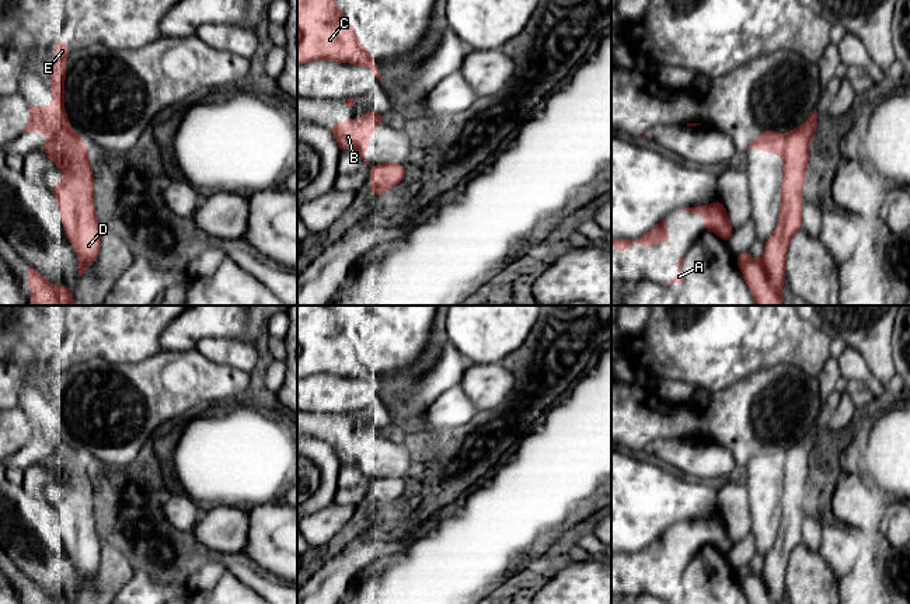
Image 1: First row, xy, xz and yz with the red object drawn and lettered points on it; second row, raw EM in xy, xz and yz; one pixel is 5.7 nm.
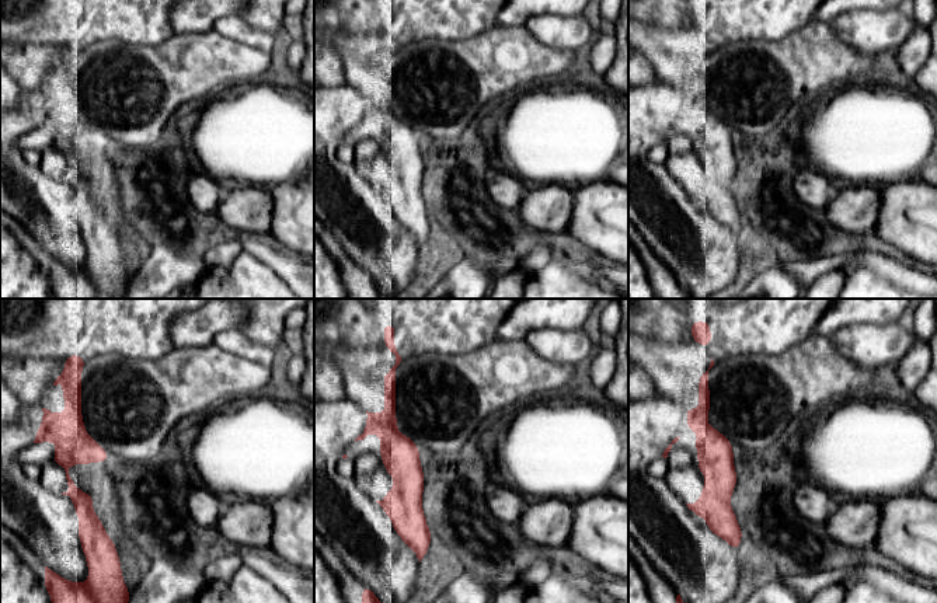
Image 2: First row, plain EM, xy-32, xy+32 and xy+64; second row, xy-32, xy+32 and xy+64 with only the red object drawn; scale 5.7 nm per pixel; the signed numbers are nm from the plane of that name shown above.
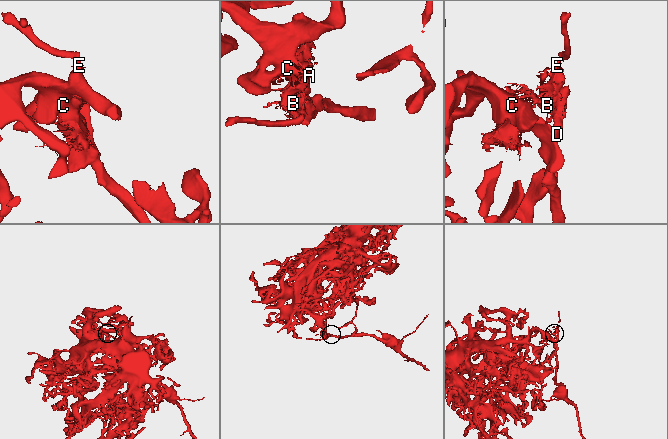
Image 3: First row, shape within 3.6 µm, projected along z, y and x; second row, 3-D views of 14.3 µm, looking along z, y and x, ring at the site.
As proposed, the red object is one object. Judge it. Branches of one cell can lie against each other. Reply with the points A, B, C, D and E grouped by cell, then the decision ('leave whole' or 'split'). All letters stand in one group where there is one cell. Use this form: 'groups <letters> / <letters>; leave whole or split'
groups A B C E / D; split

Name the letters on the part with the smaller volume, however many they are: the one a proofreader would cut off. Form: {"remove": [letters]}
{"remove": ["D"]}

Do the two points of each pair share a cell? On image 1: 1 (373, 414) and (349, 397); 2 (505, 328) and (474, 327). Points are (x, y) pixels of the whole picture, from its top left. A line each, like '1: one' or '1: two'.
1: two
2: one

